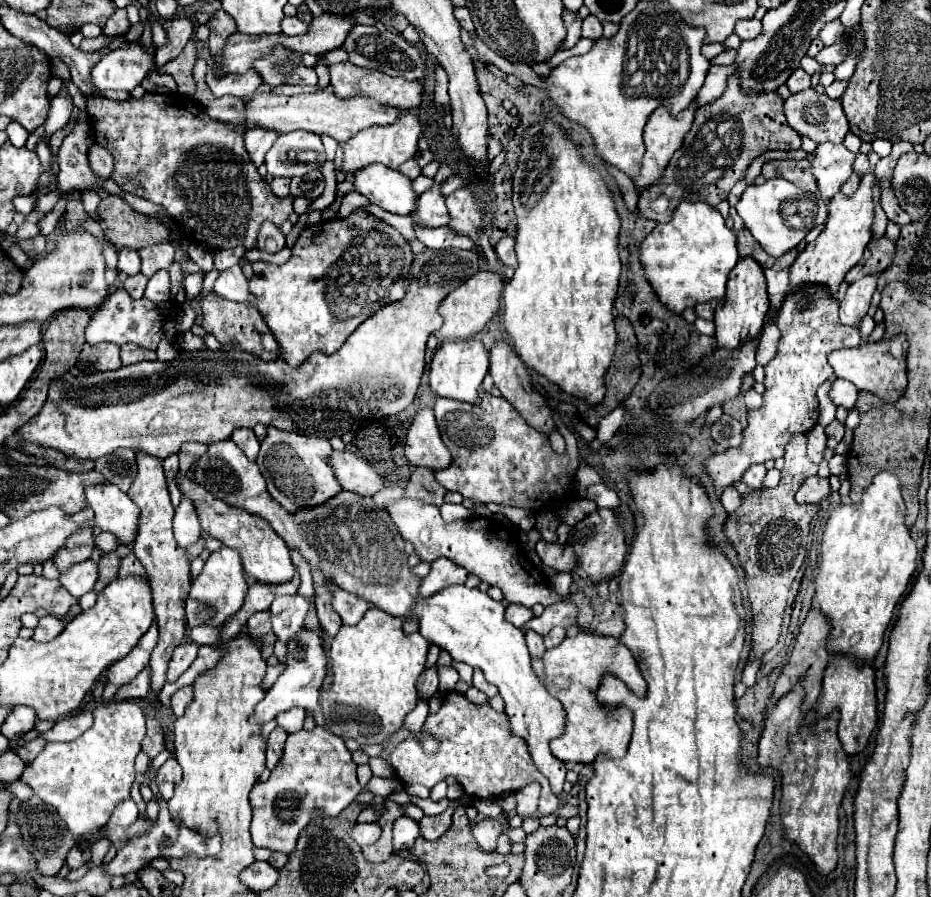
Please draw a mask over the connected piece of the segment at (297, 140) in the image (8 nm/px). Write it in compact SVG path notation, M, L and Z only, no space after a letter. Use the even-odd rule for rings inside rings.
M308 131L282 133L266 153L268 173L272 177L306 175L312 169L320 169L324 163L326 153L320 135Z

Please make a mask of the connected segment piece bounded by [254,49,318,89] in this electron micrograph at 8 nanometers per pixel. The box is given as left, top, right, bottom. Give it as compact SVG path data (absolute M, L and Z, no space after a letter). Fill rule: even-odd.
M276 49L272 51L272 55L258 59L254 63L254 69L260 73L260 77L264 79L264 83L268 83L272 89L288 83L288 77L296 77L296 83L304 83L304 85L316 85L318 77L316 71L312 67L304 67L300 61L300 55L290 53L286 49Z

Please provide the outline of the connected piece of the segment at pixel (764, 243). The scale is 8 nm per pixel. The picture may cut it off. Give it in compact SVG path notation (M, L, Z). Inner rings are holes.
M770 179L762 185L746 187L740 201L736 203L736 211L742 217L744 225L750 229L752 237L772 257L780 257L786 251L794 249L810 233L812 227L822 225L828 219L828 207L824 199L800 191L784 179Z

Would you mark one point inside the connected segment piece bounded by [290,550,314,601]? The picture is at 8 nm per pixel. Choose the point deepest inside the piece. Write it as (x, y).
(306, 589)

